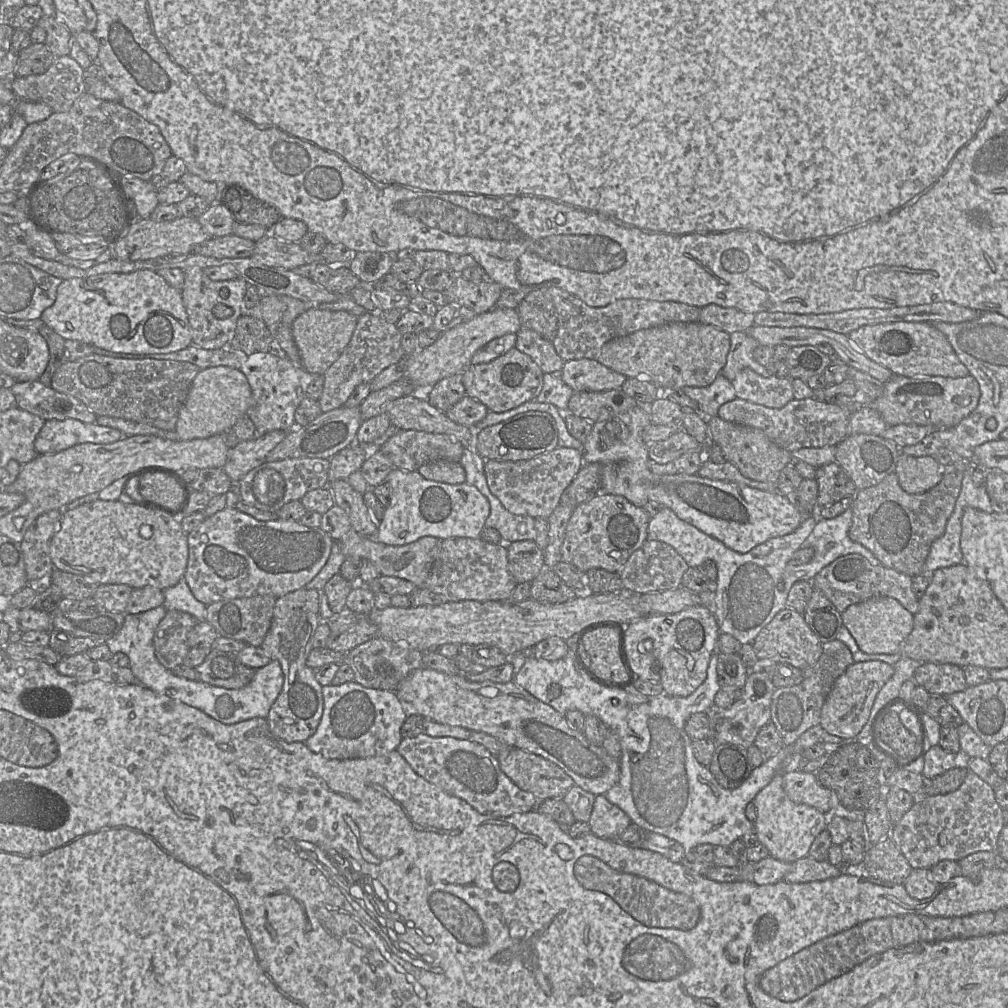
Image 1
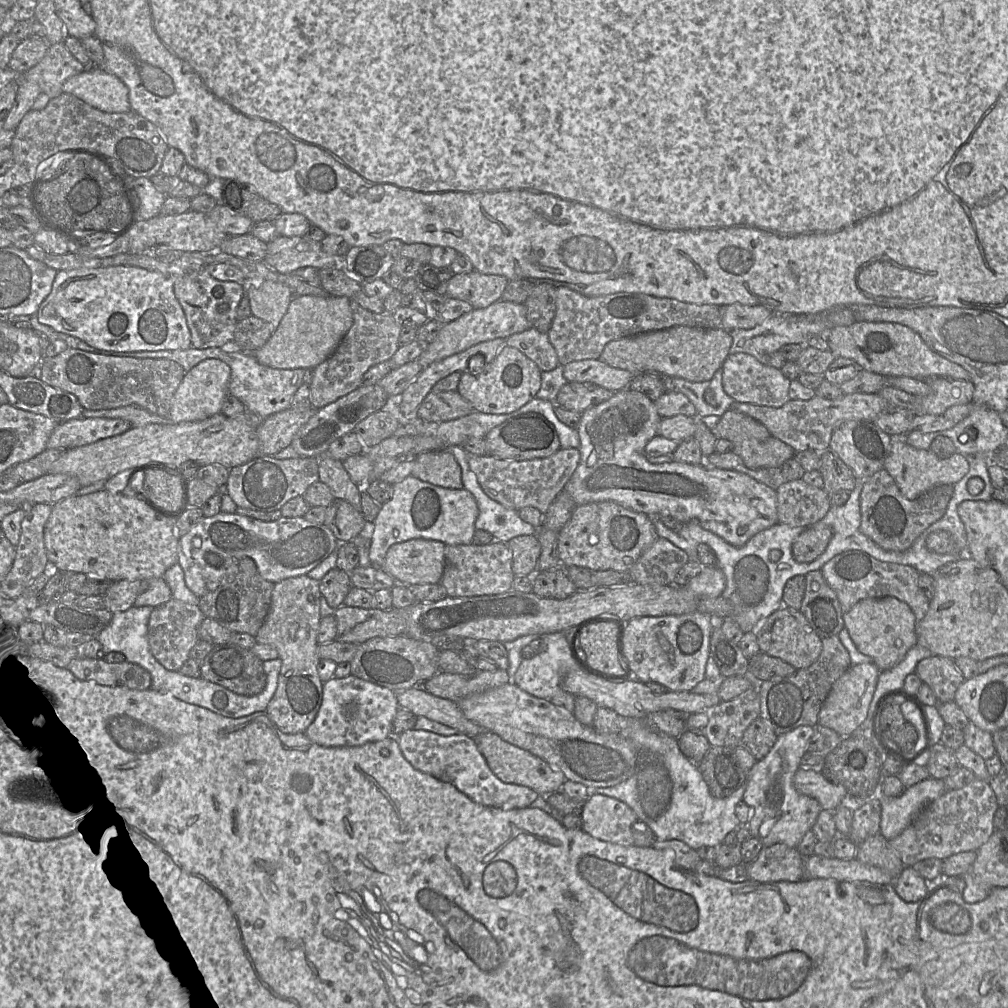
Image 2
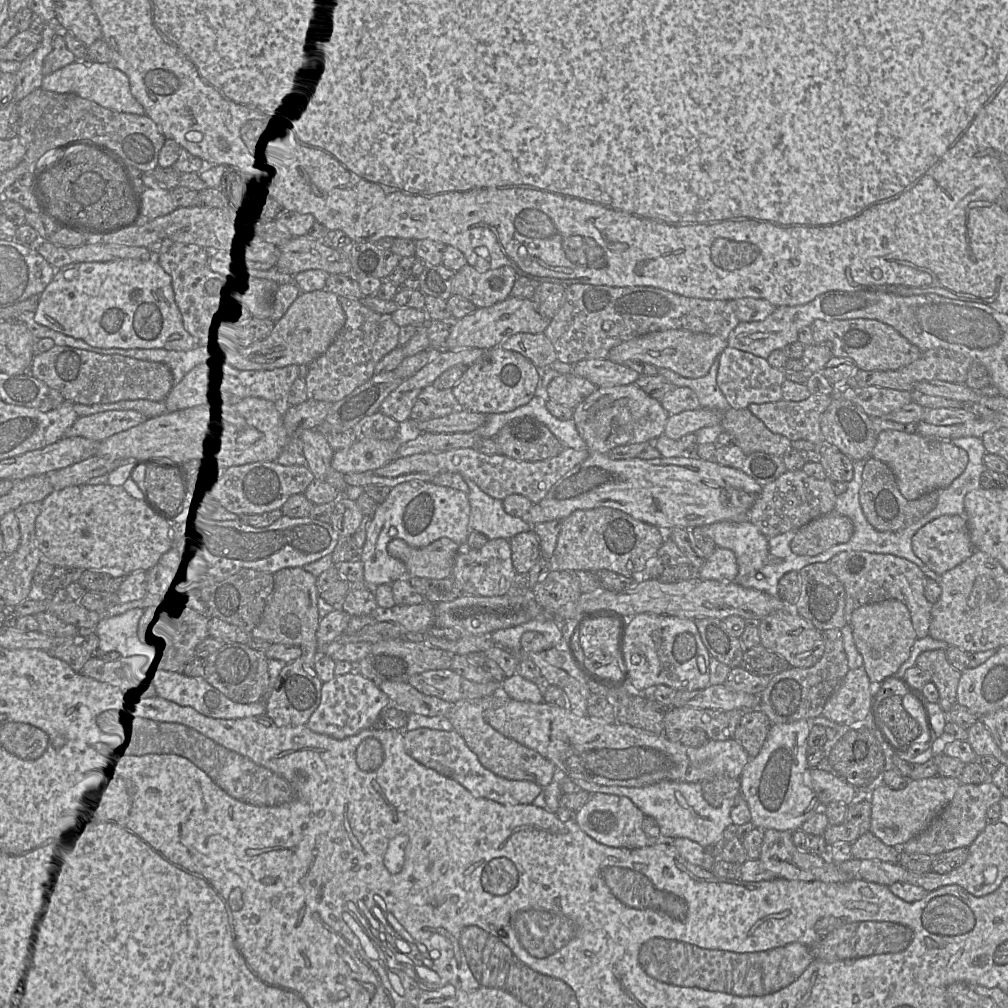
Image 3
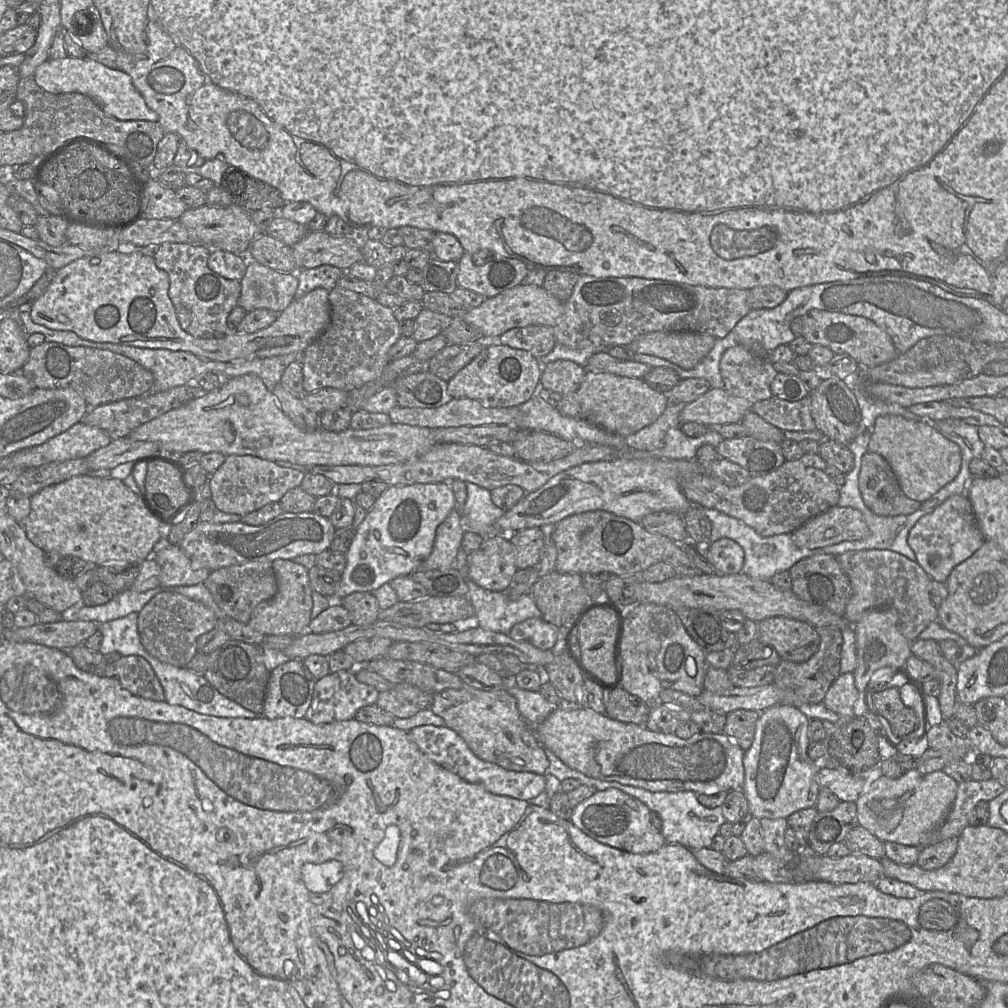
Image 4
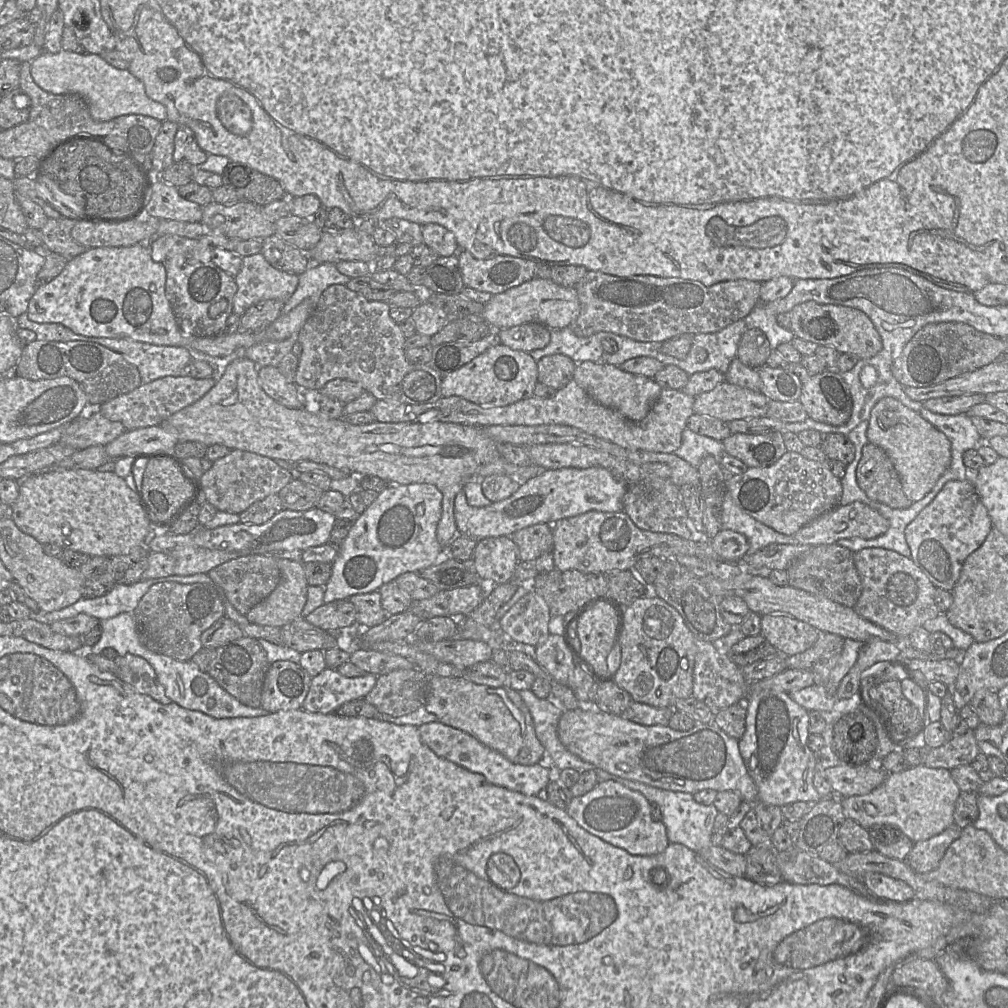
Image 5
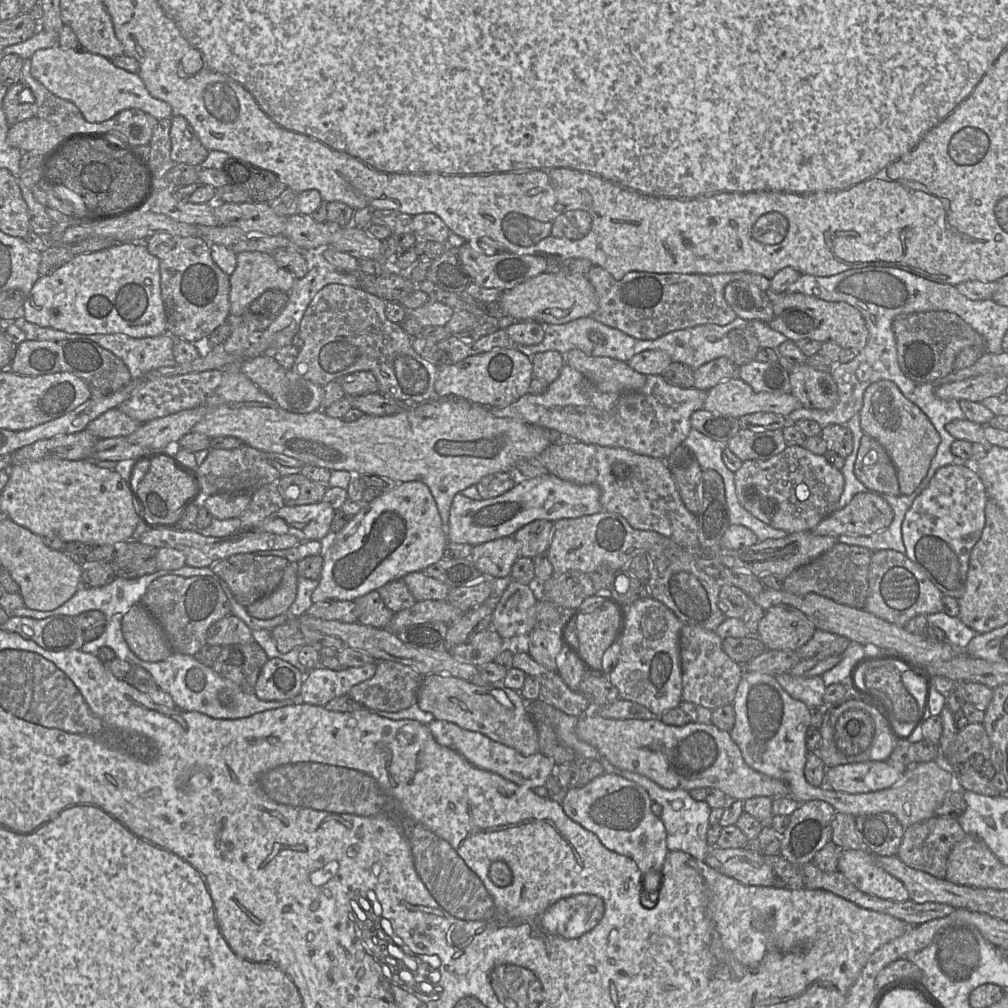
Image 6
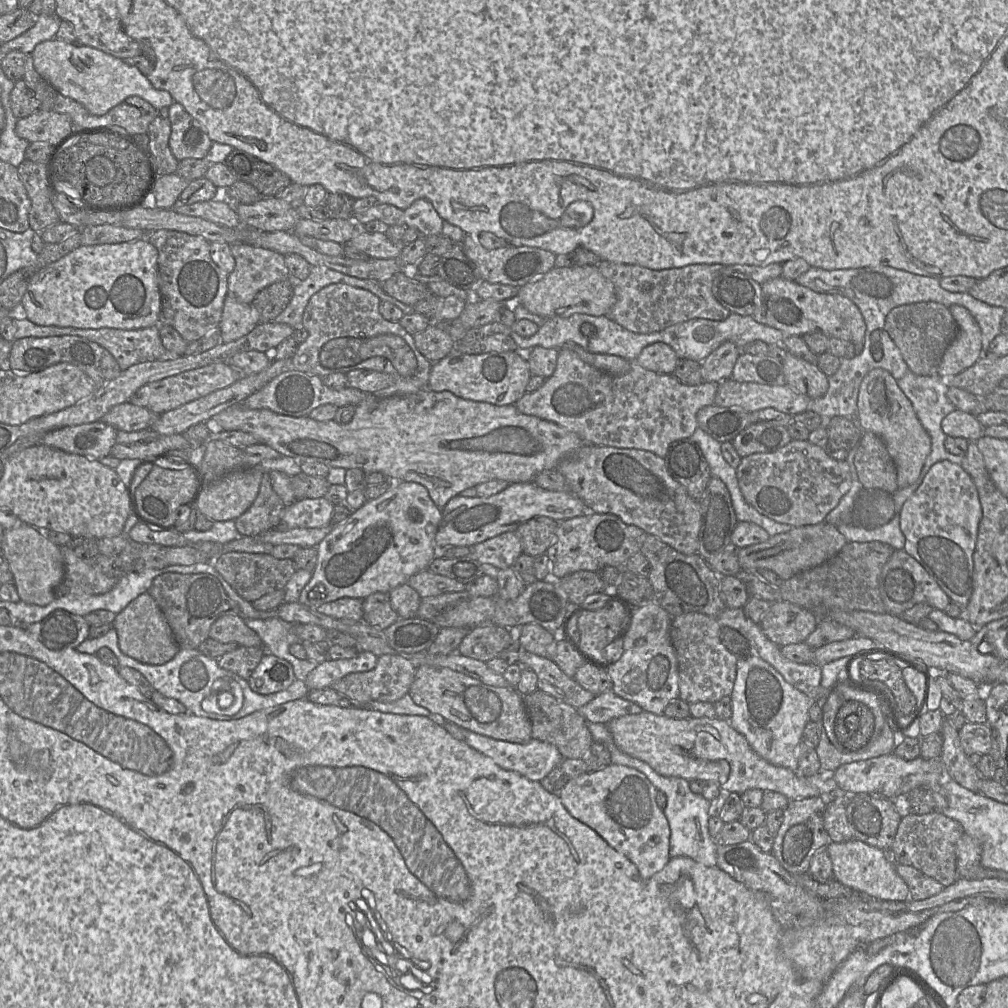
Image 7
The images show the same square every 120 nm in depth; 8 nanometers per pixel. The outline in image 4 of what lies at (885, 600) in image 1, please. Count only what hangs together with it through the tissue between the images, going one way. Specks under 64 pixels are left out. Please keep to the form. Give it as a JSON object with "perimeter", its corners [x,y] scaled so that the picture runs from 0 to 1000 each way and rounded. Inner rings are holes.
{"perimeter":[[[887,604],[860,605],[847,620],[849,629],[849,663],[846,666],[847,677],[855,689],[861,687],[860,680],[864,671],[874,665],[888,666],[895,664],[905,650],[904,637],[891,624],[891,610]]]}

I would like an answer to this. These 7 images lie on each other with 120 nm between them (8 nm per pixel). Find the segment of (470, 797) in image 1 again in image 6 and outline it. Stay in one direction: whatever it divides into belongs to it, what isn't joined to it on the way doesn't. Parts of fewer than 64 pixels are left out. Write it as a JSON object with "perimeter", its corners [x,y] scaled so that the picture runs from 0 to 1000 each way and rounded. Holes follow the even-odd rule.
{"perimeter":[[[431,713],[425,718],[425,722],[434,737],[452,745],[469,760],[494,768],[505,775],[526,783],[541,779],[544,771],[551,766],[553,760],[548,752],[535,745],[520,750],[511,743],[492,736],[476,726],[458,723],[444,715]]]}

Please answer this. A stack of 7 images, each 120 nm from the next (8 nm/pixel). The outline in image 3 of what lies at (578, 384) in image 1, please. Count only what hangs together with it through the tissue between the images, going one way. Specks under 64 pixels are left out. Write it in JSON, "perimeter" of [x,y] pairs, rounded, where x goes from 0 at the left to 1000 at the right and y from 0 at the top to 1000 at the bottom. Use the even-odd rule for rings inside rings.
{"perimeter":[[[578,356],[567,363],[567,370],[580,375],[593,384],[608,384],[628,381],[635,371],[621,363],[598,356]]]}

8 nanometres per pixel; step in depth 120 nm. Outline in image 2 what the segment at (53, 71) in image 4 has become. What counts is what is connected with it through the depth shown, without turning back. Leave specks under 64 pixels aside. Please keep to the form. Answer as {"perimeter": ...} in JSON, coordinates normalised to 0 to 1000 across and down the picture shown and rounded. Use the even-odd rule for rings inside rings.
{"perimeter":[[[102,66],[69,76],[63,84],[63,91],[105,112],[131,110],[126,85]]]}

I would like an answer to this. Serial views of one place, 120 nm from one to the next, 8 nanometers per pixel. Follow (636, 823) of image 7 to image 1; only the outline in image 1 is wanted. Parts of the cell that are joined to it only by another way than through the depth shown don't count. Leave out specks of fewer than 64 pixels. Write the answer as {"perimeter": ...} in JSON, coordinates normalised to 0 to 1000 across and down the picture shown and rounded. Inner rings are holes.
{"perimeter":[[[595,788],[590,791],[583,817],[586,826],[599,832],[609,832],[626,816],[624,810]]]}

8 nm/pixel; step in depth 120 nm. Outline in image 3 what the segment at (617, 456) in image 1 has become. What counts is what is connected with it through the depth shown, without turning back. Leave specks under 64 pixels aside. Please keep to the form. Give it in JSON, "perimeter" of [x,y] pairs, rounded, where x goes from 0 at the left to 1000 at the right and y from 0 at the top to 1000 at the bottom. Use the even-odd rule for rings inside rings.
{"perimeter":[[[630,380],[593,384],[568,406],[568,417],[580,438],[583,453],[556,474],[535,499],[529,500],[519,516],[530,522],[537,518],[559,516],[571,506],[603,503],[615,506],[657,527],[664,527],[669,523],[686,526],[716,517],[741,518],[744,505],[755,489],[756,482],[733,465],[716,462],[710,457],[700,457],[689,451],[650,455],[610,455],[605,452],[605,447],[612,442],[648,439],[659,431],[664,413],[654,397],[644,393]]]}

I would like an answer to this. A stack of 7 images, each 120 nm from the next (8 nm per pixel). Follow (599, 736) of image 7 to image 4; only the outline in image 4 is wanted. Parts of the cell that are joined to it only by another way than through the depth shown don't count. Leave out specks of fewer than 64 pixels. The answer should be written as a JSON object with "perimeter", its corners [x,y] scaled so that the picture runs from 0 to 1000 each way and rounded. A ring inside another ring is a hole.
{"perimeter":[[[574,765],[573,771],[569,770],[569,772],[574,774],[576,778],[591,782],[592,785],[610,782],[637,795],[646,805],[655,809],[657,813],[656,826],[661,835],[676,837],[685,843],[703,841],[708,829],[712,827],[714,819],[721,814],[716,808],[715,800],[709,802],[697,800],[693,797],[691,788],[688,785],[649,786],[636,781],[616,778],[611,775],[599,775],[587,772]]]}

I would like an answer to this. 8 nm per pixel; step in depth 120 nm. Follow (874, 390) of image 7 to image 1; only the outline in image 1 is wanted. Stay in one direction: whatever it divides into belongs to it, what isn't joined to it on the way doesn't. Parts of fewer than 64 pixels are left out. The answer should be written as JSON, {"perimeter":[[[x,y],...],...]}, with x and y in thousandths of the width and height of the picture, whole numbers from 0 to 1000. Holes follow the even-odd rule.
{"perimeter":[[[894,448],[888,470],[897,487],[916,490],[935,476],[937,463],[925,452],[908,453]]]}

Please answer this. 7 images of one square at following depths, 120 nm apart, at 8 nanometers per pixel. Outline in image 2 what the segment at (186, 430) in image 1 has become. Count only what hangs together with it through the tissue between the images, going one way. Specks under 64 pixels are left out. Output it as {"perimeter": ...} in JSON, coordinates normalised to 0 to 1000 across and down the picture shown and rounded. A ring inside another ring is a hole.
{"perimeter":[[[216,356],[202,357],[185,369],[171,395],[168,412],[171,421],[199,418],[219,410],[221,399],[226,392],[228,373],[228,364]]]}

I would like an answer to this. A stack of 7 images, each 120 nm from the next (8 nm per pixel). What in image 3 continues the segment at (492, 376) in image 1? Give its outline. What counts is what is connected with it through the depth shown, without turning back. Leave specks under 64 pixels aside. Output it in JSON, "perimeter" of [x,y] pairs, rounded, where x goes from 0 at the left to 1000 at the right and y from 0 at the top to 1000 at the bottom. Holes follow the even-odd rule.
{"perimeter":[[[493,343],[475,358],[464,363],[447,386],[462,407],[479,411],[506,409],[523,401],[532,391],[537,366],[517,350]]]}

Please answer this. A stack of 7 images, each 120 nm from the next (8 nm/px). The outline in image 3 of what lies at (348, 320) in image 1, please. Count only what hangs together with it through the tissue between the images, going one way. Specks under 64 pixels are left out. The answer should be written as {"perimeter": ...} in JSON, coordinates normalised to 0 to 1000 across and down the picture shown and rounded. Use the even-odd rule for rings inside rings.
{"perimeter":[[[324,287],[298,290],[282,313],[272,320],[270,327],[266,331],[242,339],[232,339],[229,334],[226,340],[205,344],[211,344],[216,349],[223,348],[223,352],[237,362],[265,366],[280,365],[286,362],[307,362],[325,346],[340,325],[342,318],[343,313],[333,292]]]}

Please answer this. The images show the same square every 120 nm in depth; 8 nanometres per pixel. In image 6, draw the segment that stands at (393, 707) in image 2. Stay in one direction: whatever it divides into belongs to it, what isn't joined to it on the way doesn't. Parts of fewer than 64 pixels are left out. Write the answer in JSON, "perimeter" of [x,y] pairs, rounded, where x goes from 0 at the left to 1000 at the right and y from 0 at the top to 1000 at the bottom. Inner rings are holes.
{"perimeter":[[[373,659],[344,662],[336,666],[314,662],[308,665],[299,682],[299,694],[303,698],[321,701],[330,692],[345,689],[347,684],[371,671]]]}

